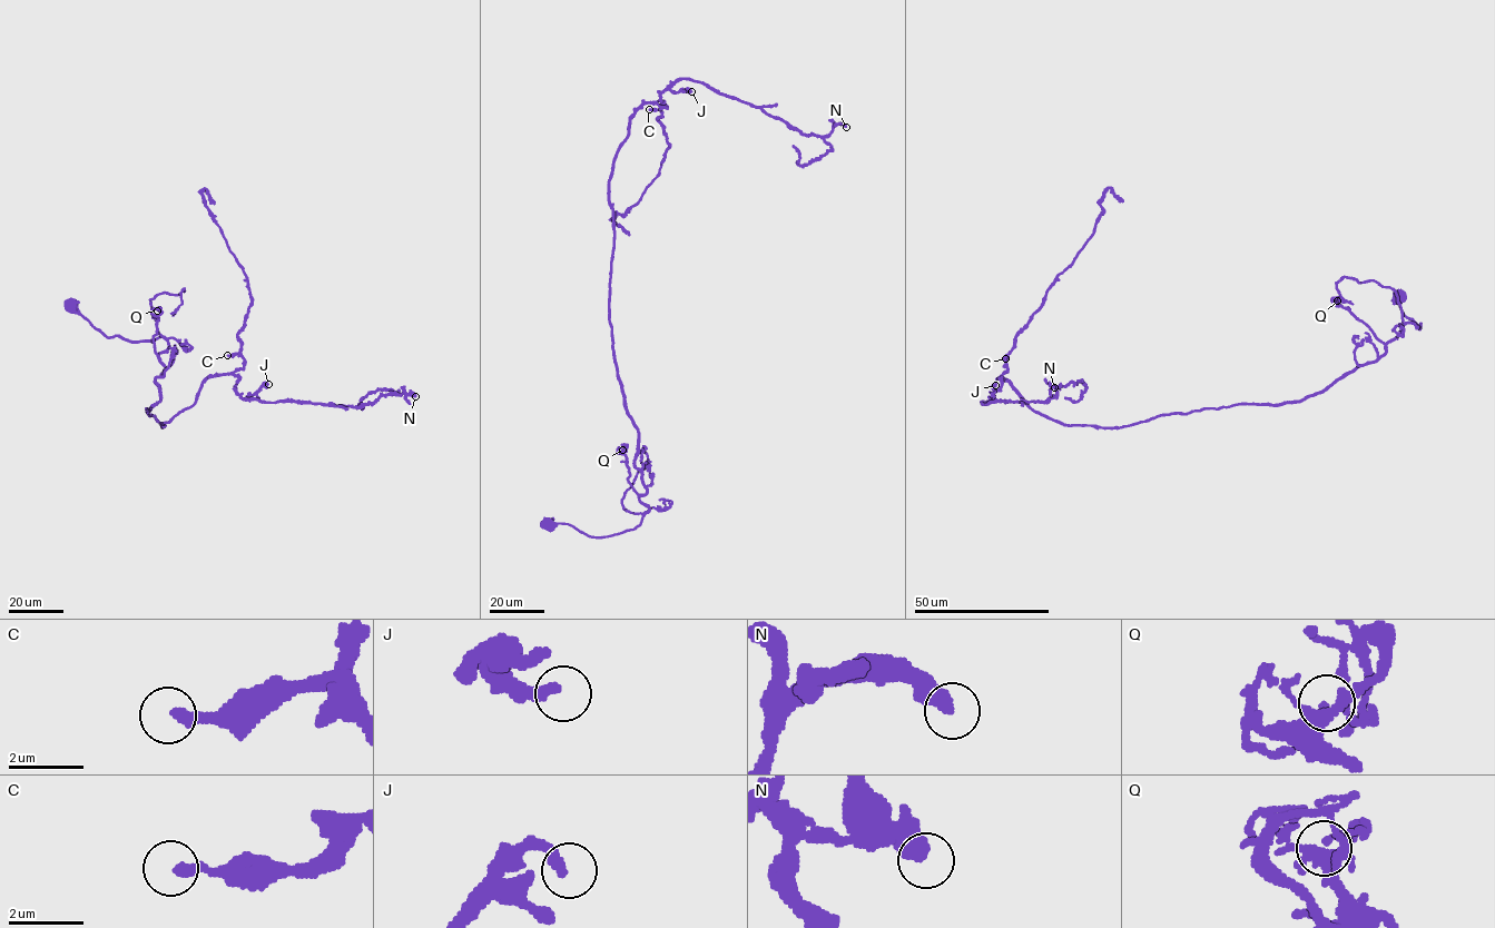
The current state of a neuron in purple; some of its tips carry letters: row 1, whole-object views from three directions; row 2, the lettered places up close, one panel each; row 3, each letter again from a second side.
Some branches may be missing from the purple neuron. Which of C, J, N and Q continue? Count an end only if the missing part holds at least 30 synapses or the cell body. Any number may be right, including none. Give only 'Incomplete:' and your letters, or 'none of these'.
Incomplete: none of these

